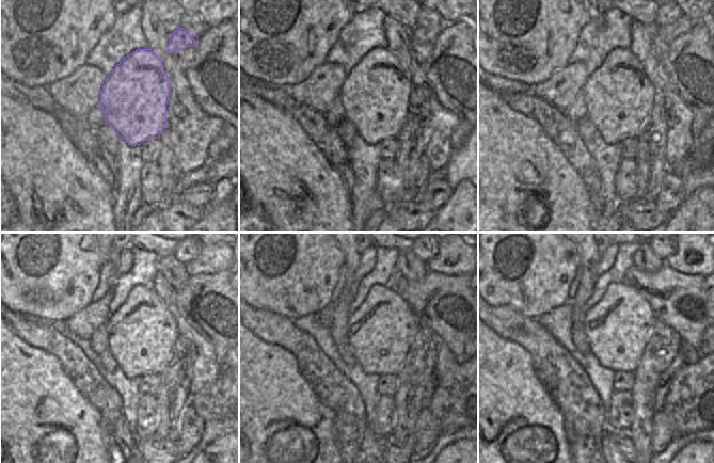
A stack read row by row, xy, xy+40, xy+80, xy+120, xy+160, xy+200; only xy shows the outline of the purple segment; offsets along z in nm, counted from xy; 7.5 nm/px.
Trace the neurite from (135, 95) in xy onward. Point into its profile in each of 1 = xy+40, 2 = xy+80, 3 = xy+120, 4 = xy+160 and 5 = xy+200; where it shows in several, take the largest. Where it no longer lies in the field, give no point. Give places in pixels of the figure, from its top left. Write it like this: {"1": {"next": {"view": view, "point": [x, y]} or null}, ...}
{"1": {"next": {"view": "xy+40", "point": [376, 94]}}, "2": {"next": {"view": "xy+80", "point": [619, 96]}}, "3": {"next": {"view": "xy+120", "point": [141, 334]}}, "4": {"next": {"view": "xy+160", "point": [380, 332]}}, "5": {"next": {"view": "xy+200", "point": [618, 326]}}}

